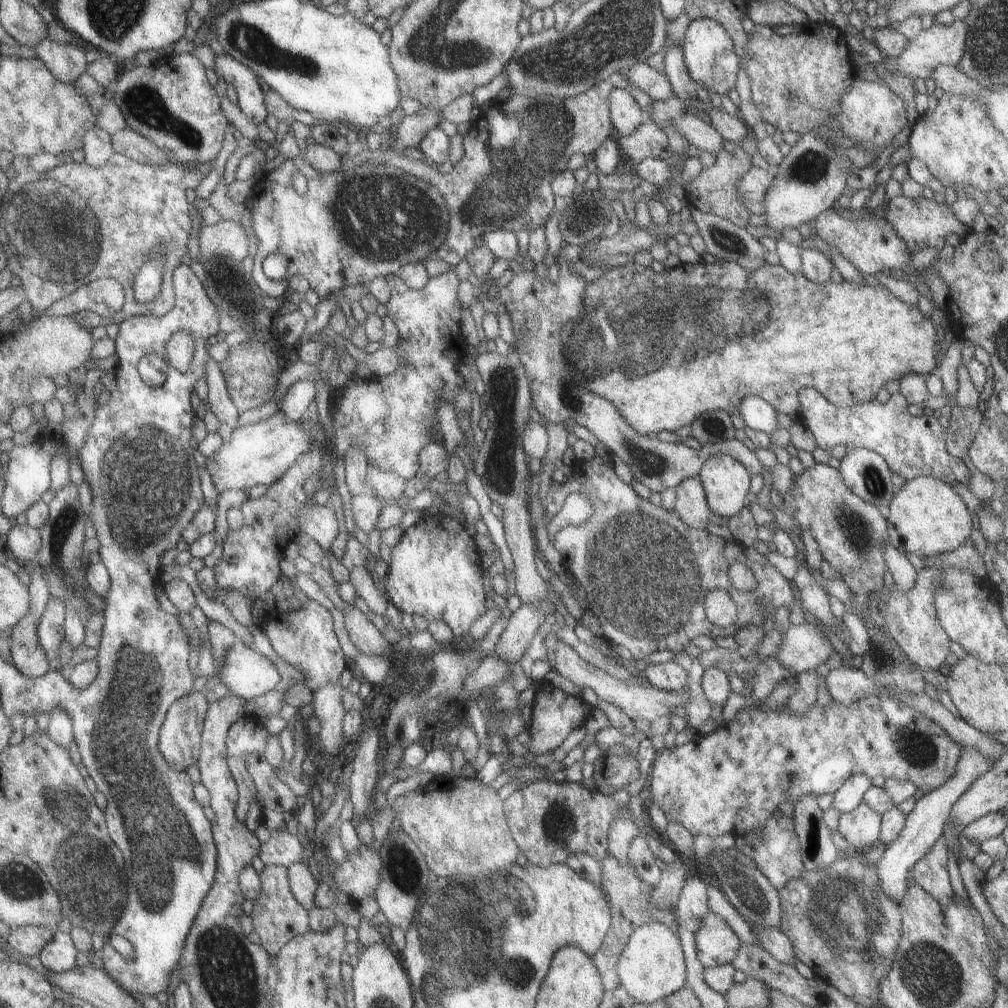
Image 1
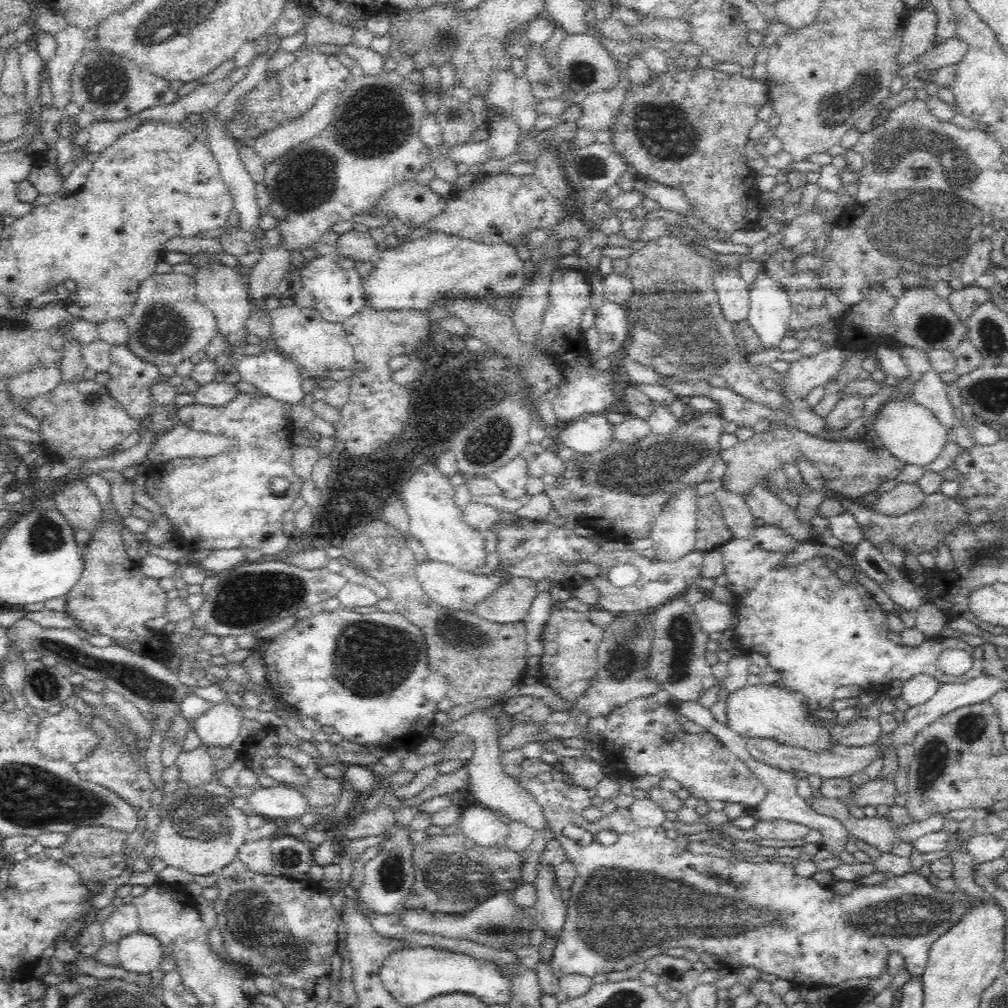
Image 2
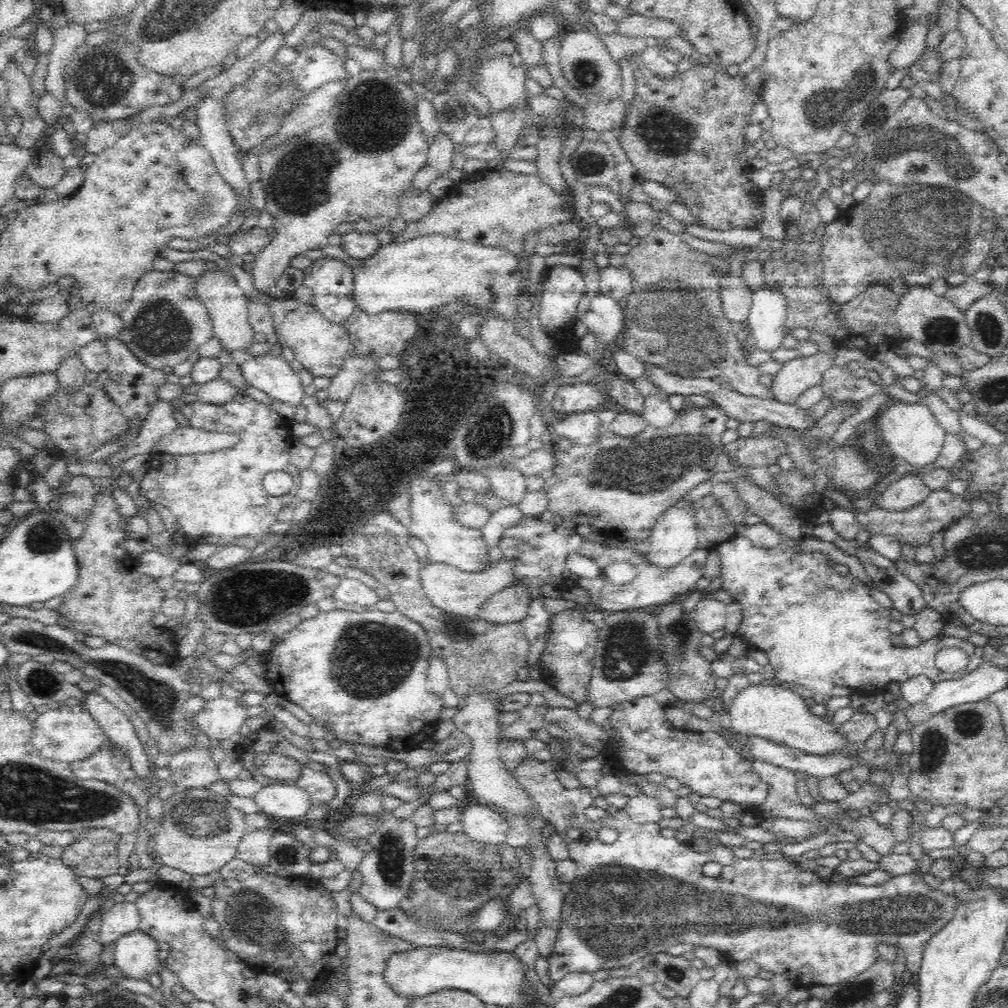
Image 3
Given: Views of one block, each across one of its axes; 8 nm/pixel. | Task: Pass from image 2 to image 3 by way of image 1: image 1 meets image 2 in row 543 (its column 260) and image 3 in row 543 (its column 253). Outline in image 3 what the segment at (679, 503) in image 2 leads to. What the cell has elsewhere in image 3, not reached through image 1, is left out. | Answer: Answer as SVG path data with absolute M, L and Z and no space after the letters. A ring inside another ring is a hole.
M676 504L662 516L647 538L645 559L658 570L668 572L698 548L691 504Z

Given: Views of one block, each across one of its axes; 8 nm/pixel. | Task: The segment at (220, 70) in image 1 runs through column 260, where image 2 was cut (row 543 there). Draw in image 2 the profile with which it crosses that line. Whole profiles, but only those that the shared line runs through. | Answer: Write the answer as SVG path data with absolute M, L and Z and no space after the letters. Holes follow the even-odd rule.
M100 507L100 516L90 528L90 538L80 550L80 559L84 563L80 580L66 594L63 611L76 621L76 630L108 636L126 650L167 663L174 656L173 651L168 650L169 635L147 625L151 618L163 615L166 592L156 579L140 572L139 561L130 560L126 555L122 528L120 517L114 520L106 514L106 508L103 510Z

